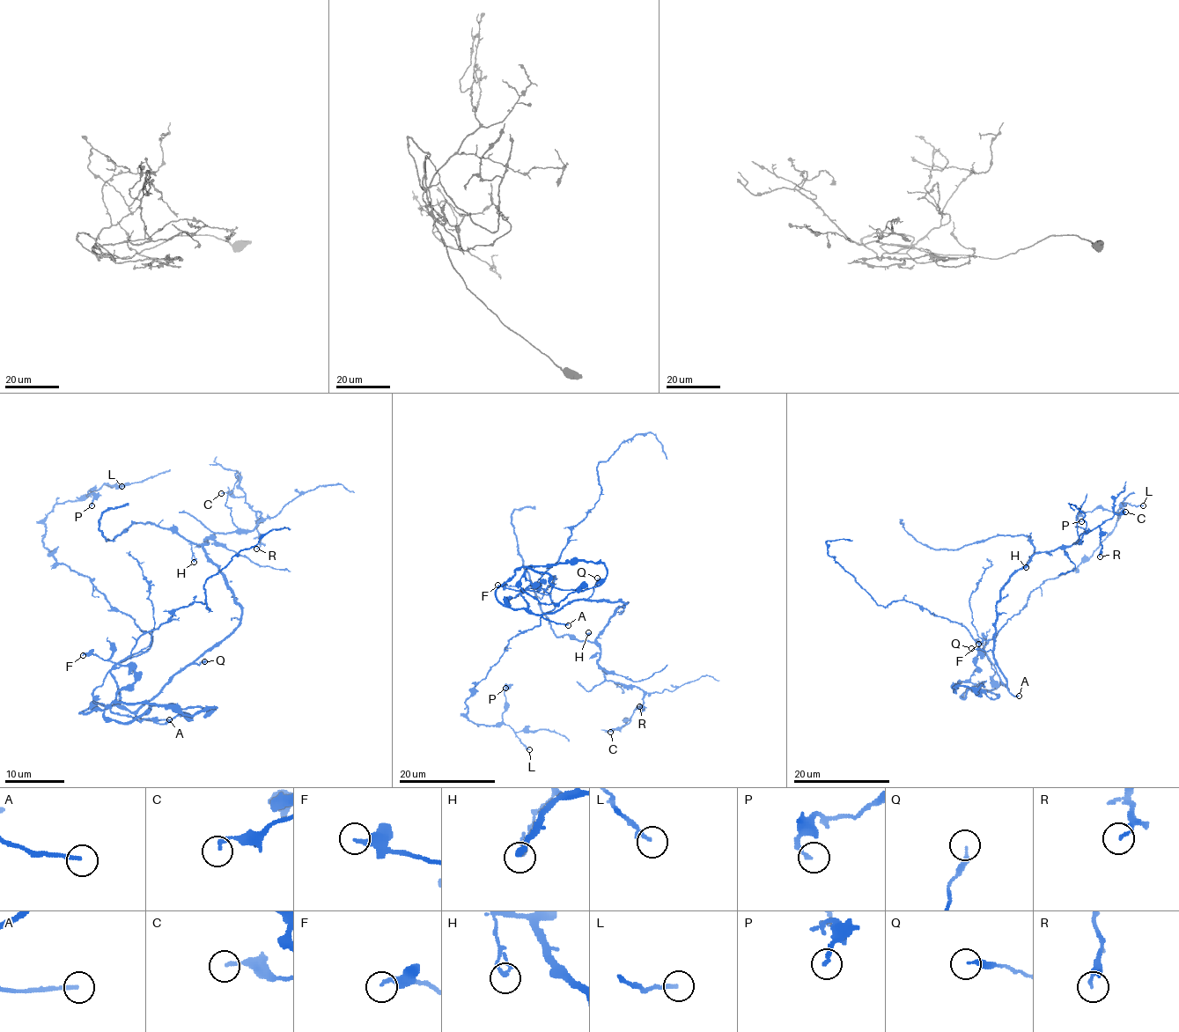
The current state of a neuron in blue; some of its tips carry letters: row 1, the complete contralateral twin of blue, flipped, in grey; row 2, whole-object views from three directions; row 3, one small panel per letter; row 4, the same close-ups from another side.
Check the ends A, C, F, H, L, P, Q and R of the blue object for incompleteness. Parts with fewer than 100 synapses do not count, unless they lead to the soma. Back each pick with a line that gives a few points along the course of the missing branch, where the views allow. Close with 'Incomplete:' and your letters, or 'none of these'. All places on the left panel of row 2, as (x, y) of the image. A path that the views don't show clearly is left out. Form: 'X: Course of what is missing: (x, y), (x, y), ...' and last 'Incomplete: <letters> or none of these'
A: Course of what is missing: (169, 719), (211, 718), (225, 713), (254, 711), (320, 669), (378, 607), (378, 593)
Incomplete: A

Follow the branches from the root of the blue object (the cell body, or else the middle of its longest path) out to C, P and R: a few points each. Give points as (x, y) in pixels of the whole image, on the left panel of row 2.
C: (137, 709), (240, 622), (241, 607), (202, 547), (217, 534), (250, 531), (261, 514), (243, 497), (221, 493)
P: (137, 709), (121, 704), (111, 670), (152, 637), (44, 547), (55, 504), (92, 489), (92, 505)
R: (137, 709), (240, 622), (241, 607), (207, 557), (206, 540), (250, 531), (261, 520), (258, 512), (256, 549)

